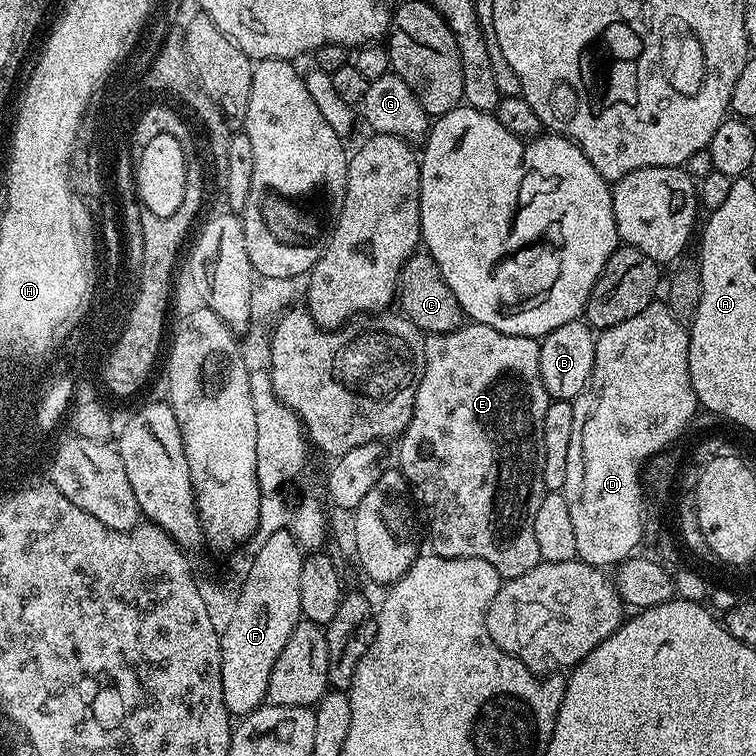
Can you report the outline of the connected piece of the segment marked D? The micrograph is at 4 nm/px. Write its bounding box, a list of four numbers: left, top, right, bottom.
[562,302,698,569]

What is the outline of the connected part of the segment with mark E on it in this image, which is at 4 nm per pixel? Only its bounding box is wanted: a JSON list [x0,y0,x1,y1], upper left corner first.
[399,322,550,580]

